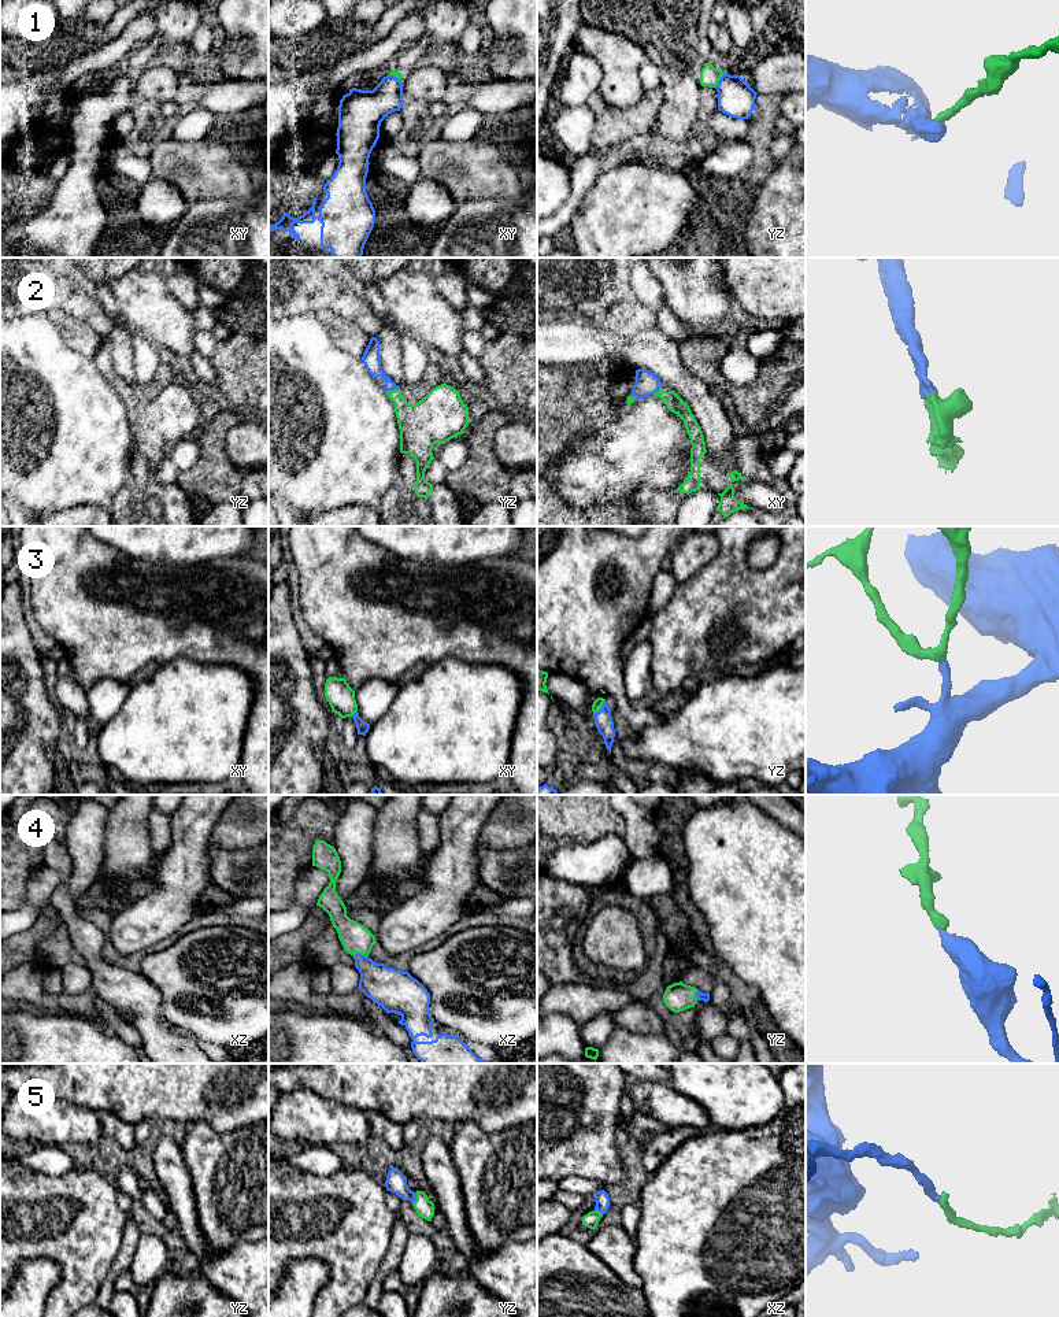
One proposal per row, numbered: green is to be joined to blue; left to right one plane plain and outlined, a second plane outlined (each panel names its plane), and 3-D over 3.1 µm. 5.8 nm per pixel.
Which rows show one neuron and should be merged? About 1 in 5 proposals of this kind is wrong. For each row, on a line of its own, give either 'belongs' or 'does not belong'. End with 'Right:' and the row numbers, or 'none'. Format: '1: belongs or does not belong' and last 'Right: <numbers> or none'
1: belongs
2: belongs
3: belongs
4: belongs
5: belongs
Right: 1, 2, 3, 4, 5

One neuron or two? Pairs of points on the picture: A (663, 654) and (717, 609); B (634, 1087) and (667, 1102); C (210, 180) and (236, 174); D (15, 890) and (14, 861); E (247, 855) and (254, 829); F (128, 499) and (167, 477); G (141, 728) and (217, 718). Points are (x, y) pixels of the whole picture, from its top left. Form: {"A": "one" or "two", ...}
{"A": "one", "B": "one", "C": "one", "D": "one", "E": "two", "F": "two", "G": "one"}

